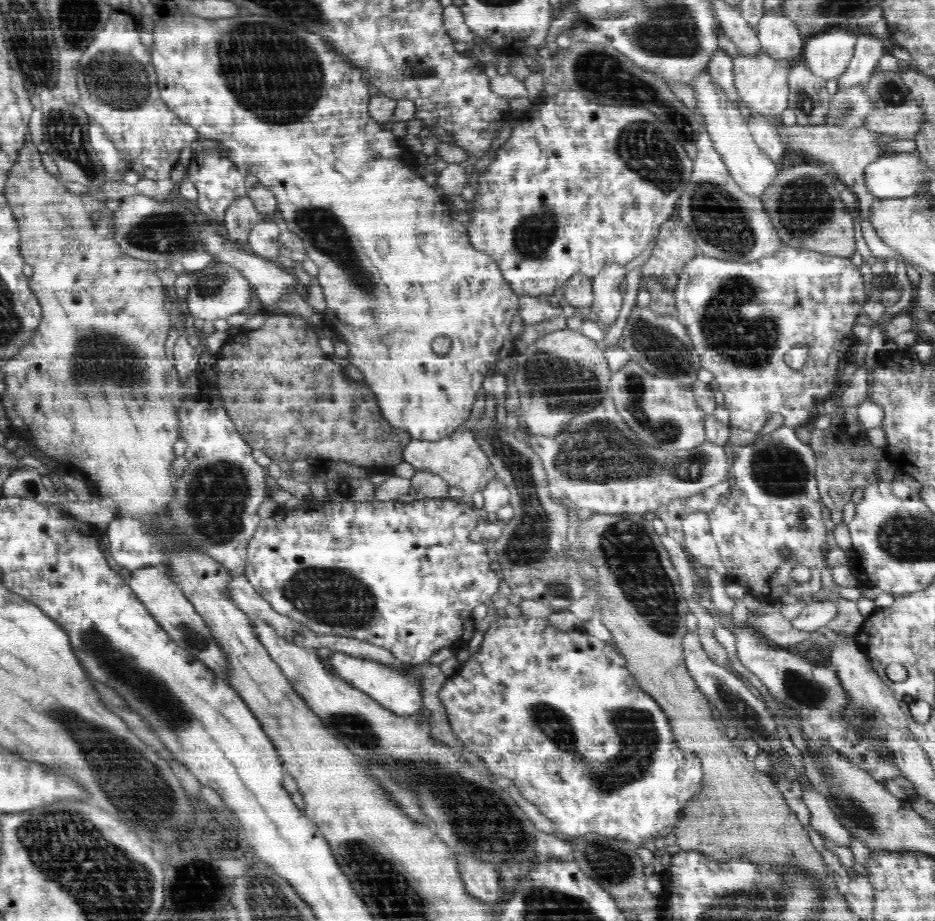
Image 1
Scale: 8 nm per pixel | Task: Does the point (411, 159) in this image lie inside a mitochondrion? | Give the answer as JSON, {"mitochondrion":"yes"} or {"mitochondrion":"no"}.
{"mitochondrion":"no"}

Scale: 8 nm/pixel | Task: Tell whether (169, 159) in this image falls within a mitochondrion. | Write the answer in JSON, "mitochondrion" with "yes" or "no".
{"mitochondrion":"no"}

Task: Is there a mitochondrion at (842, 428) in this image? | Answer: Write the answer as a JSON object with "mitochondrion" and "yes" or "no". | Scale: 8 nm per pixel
{"mitochondrion":"no"}

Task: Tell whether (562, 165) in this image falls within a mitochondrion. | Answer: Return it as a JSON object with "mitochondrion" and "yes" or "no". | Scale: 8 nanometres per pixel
{"mitochondrion":"no"}

